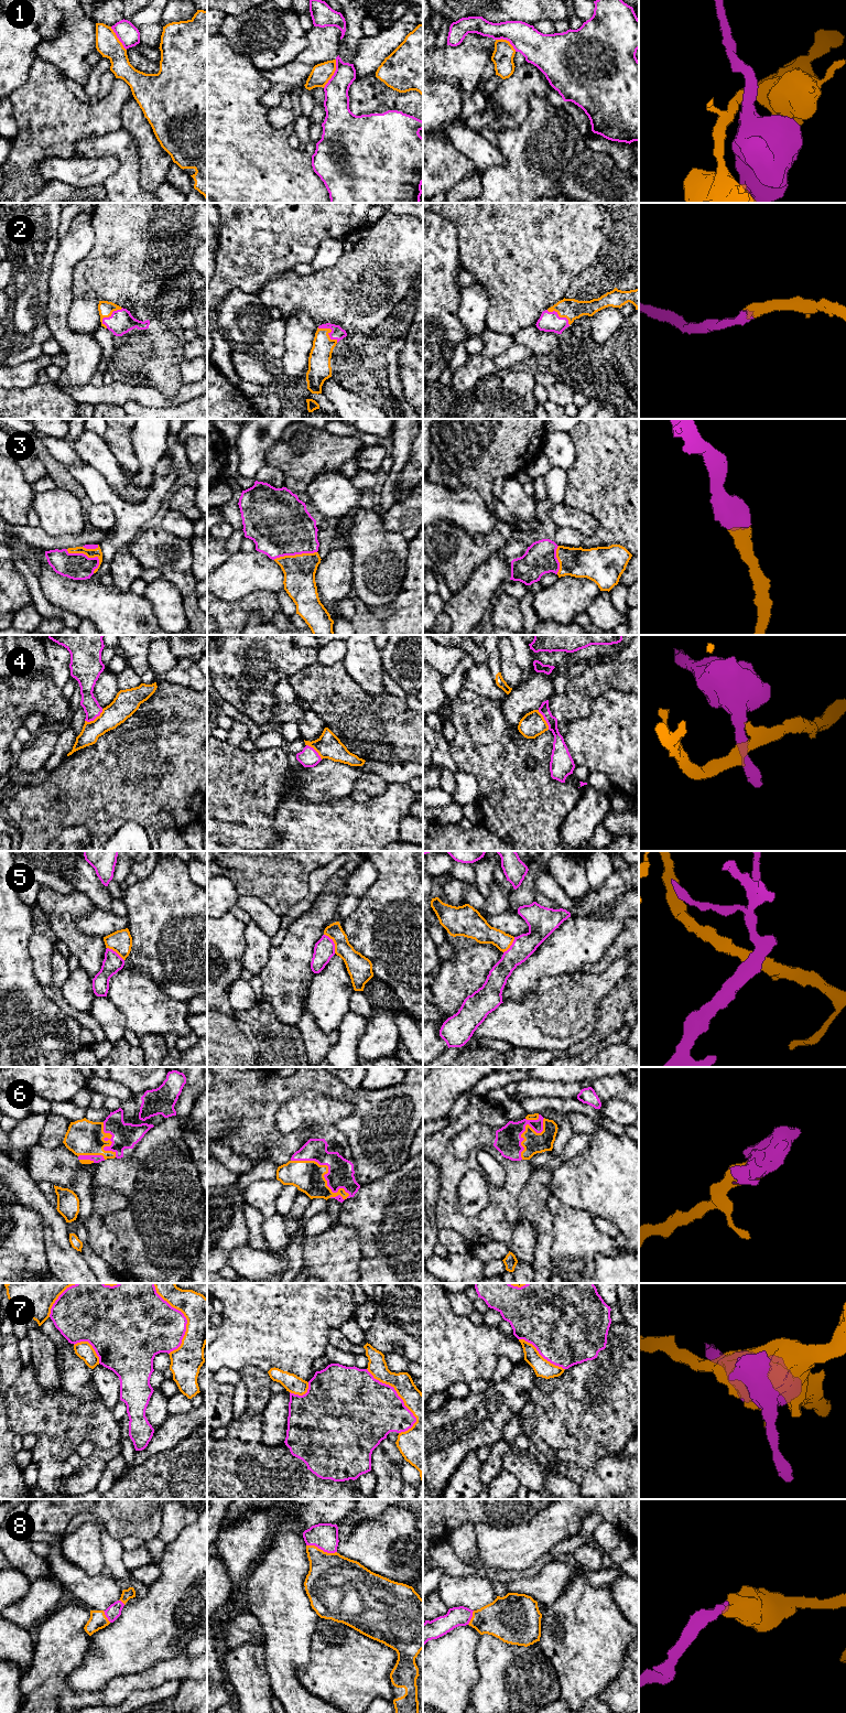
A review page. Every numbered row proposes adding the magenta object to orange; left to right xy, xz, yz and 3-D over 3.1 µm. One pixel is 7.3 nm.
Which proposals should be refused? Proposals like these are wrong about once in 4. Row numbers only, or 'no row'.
1, 4, 5, 7

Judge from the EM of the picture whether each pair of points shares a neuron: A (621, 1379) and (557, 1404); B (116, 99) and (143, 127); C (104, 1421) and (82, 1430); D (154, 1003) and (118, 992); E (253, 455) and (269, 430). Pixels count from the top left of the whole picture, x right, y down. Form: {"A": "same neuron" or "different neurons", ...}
{"A": "same neuron", "B": "different neurons", "C": "same neuron", "D": "same neuron", "E": "same neuron"}

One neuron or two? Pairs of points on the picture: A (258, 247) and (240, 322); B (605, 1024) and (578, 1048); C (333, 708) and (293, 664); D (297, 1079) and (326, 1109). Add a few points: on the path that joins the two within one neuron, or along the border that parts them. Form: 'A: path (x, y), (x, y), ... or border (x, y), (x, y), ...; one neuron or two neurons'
A: border (259, 295), (232, 288), (221, 300); two neurons
B: path (600, 1031), (585, 1044); one neuron
C: border (316, 661), (288, 678); two neurons
D: border (333, 1097), (305, 1090), (295, 1094), (285, 1102); two neurons

